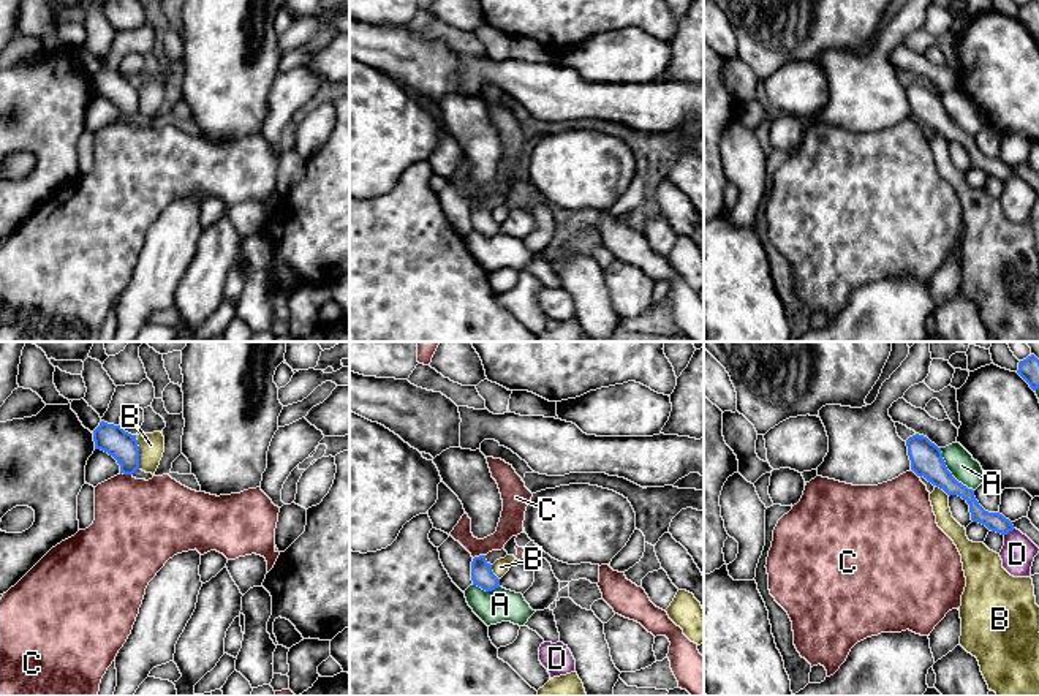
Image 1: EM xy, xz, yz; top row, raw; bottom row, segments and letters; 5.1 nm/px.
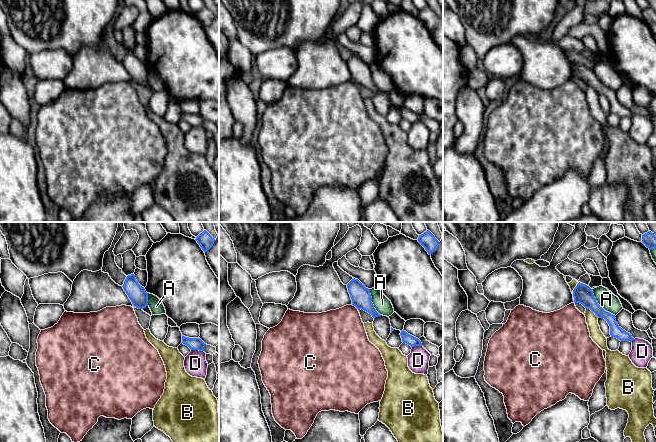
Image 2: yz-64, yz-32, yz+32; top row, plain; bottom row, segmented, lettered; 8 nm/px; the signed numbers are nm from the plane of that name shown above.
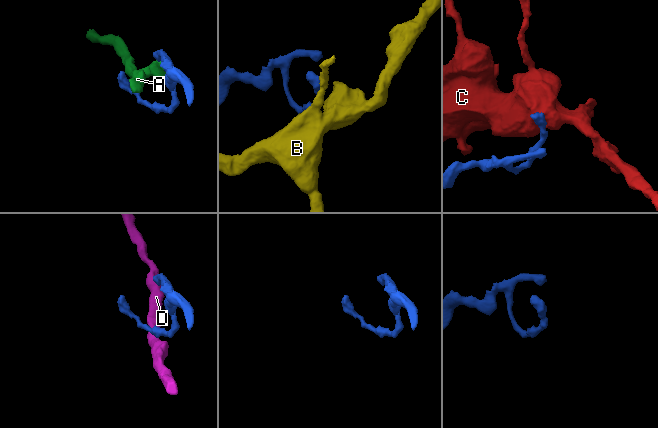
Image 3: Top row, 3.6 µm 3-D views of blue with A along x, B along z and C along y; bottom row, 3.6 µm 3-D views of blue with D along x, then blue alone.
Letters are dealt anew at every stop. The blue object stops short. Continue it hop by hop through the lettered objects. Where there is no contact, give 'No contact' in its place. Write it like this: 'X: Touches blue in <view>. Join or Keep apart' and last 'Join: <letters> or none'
A: Touches blue in yz. Keep apart
B: Touches blue in xy. Keep apart
C: Touches blue in xy. Keep apart
D: Touches blue in yz. Keep apart
Join: none

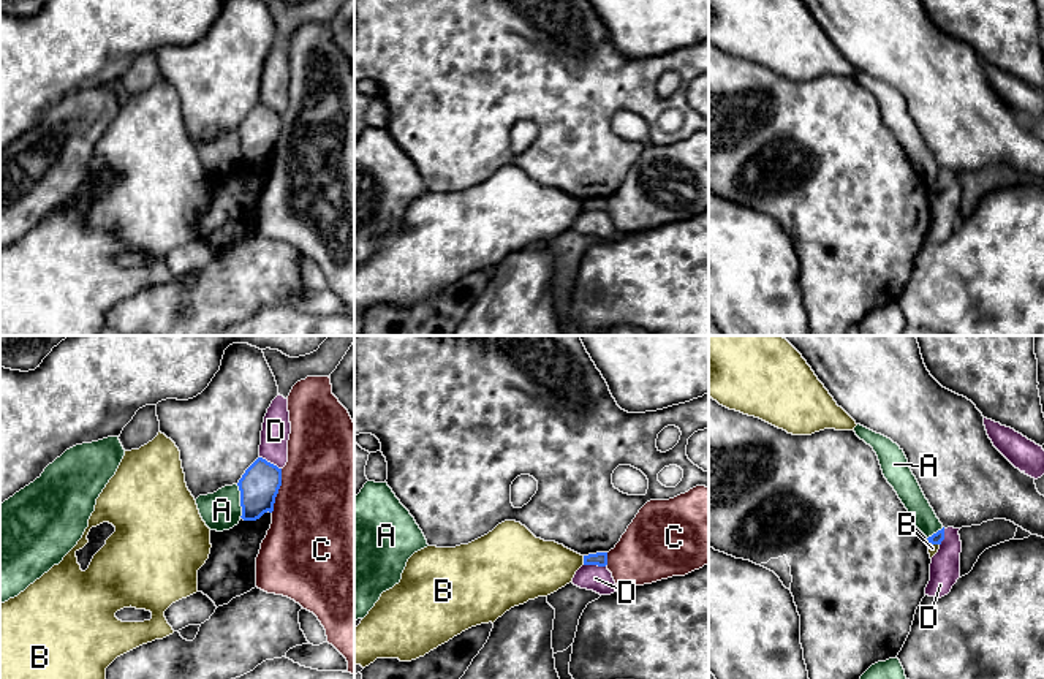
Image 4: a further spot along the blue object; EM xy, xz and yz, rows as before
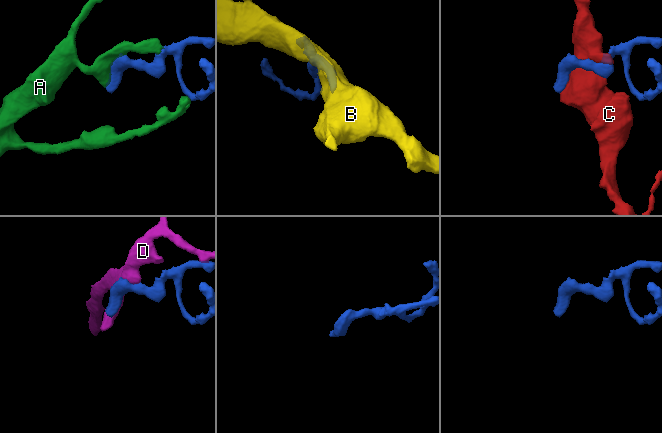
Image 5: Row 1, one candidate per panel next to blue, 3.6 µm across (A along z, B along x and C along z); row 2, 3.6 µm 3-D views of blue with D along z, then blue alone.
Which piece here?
A: Touches blue in xy. Join
B: Touches blue in xz. Keep apart
C: Touches blue in xy. Keep apart
D: Touches blue in xy. Keep apart
Join: A

